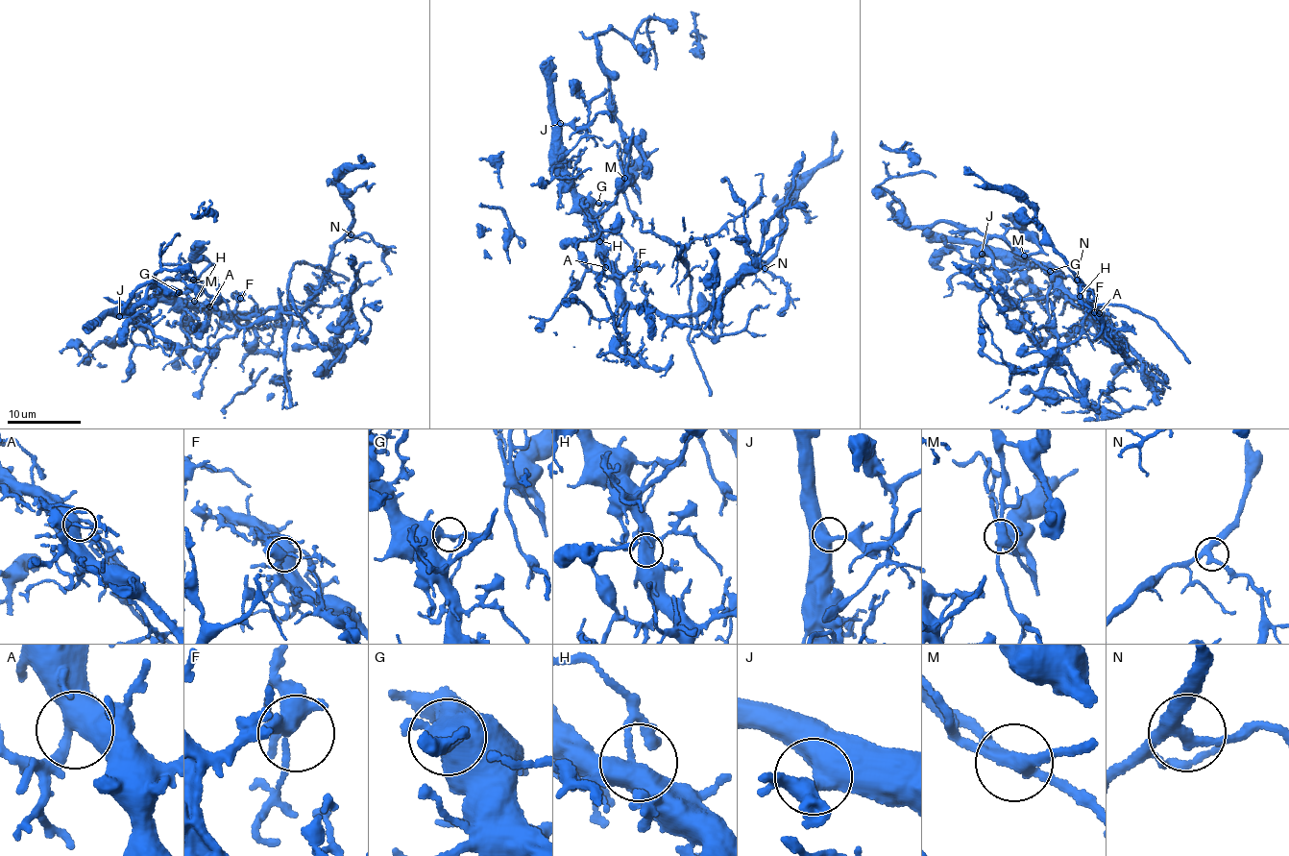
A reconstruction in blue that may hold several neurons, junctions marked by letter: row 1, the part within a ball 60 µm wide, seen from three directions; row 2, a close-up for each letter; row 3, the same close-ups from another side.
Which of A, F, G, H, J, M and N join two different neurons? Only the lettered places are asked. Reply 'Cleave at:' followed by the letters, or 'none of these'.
Cleave at: M

